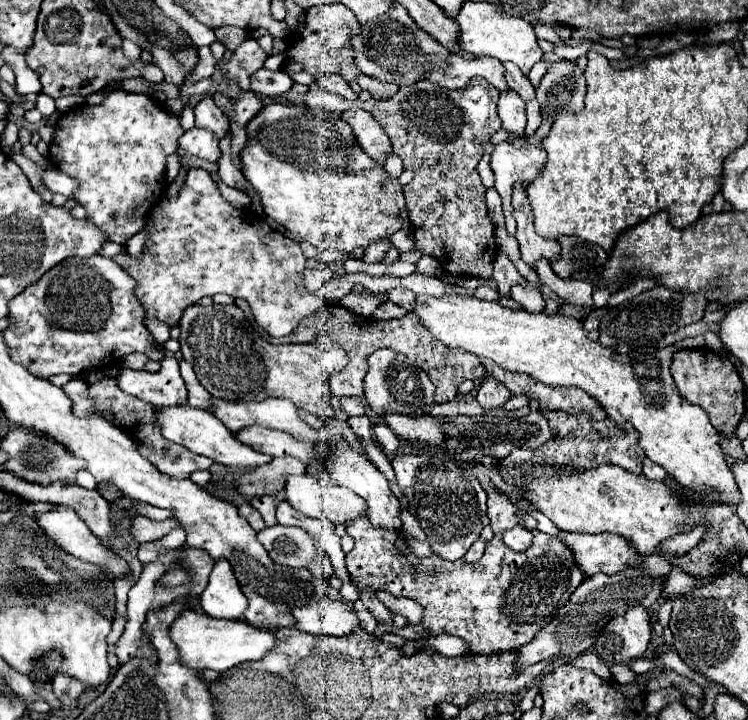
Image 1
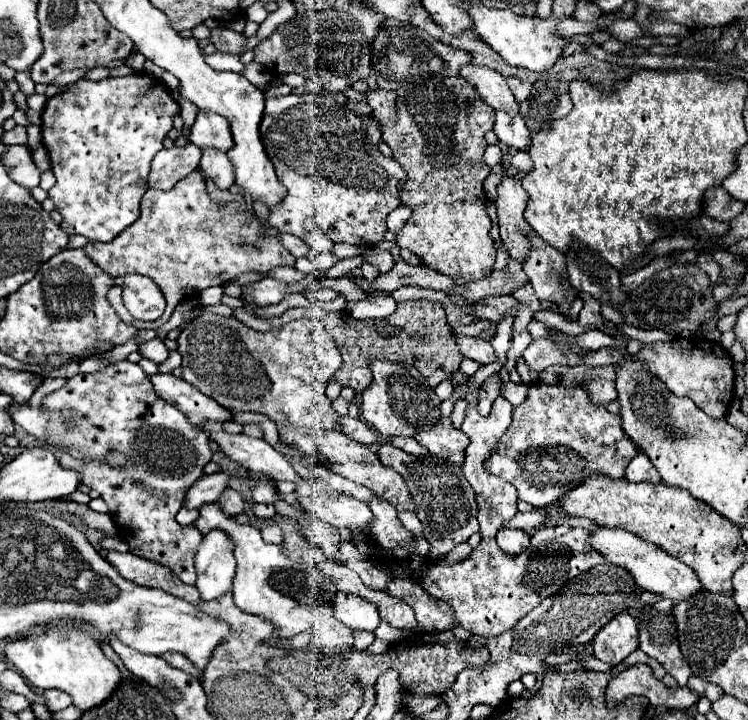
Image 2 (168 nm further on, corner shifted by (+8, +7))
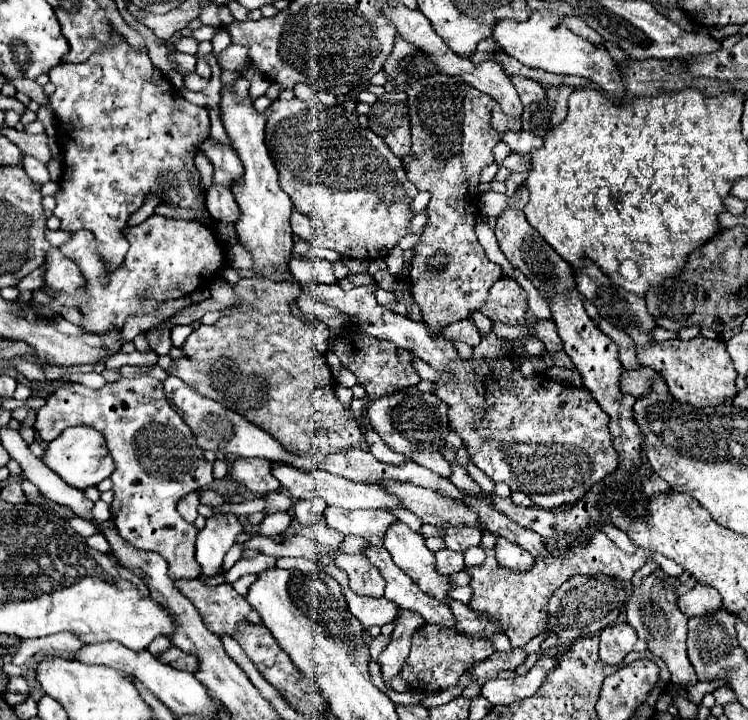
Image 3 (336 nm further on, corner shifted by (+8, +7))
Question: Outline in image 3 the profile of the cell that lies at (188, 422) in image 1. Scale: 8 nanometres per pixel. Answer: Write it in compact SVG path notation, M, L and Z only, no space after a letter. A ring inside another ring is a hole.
M277 465L273 469L273 475L281 481L283 489L295 497L295 499L313 499L321 497L327 501L327 505L343 507L343 509L401 509L399 497L393 493L387 493L381 485L369 485L369 483L355 483L343 477L337 477L327 471L311 471L311 473L301 473L293 467L287 465Z

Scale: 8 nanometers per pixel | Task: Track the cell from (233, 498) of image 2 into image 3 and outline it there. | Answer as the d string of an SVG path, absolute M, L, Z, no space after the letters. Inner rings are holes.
M203 489L199 491L199 499L203 505L209 505L209 507L217 507L221 503L225 503L225 497L213 489Z

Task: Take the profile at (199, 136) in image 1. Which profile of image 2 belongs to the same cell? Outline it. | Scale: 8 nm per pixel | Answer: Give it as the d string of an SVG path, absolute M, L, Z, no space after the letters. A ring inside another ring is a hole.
M201 147L201 171L211 177L219 189L229 189L235 183L235 171L229 157L213 147Z

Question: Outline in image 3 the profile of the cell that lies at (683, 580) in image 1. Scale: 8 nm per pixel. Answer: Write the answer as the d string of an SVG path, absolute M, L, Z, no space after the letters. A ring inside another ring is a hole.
M697 585L695 589L679 595L679 609L687 617L705 617L719 611L721 607L723 607L721 595L713 587Z

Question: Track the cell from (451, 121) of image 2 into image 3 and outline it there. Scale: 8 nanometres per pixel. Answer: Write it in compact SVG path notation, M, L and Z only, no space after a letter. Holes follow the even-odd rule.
M443 73L419 79L411 85L407 95L413 149L411 155L403 159L403 167L407 179L415 183L419 191L431 193L427 205L429 221L415 247L417 255L411 269L411 293L429 327L429 335L439 337L449 323L469 317L473 309L479 309L489 287L503 275L501 267L487 259L475 235L475 223L479 217L479 173L493 163L491 149L501 141L499 133L489 125L491 109L497 101L471 85L465 85L457 77ZM435 251L447 253L449 265L443 271L431 273L425 263Z

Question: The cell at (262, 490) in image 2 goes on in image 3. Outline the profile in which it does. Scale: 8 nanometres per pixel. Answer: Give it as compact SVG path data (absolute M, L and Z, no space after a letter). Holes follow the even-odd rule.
M238 458L229 473L237 483L243 483L249 491L259 495L280 488L279 481L271 475L270 462L265 458Z

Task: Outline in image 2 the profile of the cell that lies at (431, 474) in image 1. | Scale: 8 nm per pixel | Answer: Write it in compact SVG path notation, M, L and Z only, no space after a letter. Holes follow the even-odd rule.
M389 443L381 445L377 455L385 467L397 471L407 483L407 489L413 495L413 503L417 505L415 511L417 519L423 525L423 537L429 541L429 559L437 561L445 557L455 545L467 541L473 533L479 531L475 491L465 479L459 465L443 461L435 455L427 455L427 457L409 455L403 449L397 449Z

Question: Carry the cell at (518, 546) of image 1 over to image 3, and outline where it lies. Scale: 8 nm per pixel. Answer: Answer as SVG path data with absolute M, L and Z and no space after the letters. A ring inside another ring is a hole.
M499 537L495 545L495 557L497 563L511 571L529 571L535 565L535 559L525 549L519 549L519 545Z

